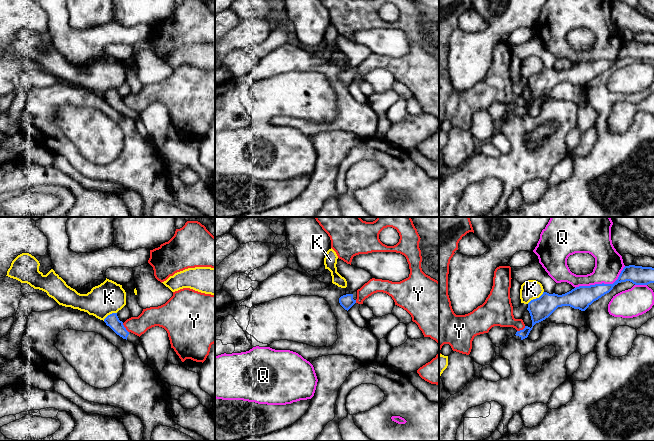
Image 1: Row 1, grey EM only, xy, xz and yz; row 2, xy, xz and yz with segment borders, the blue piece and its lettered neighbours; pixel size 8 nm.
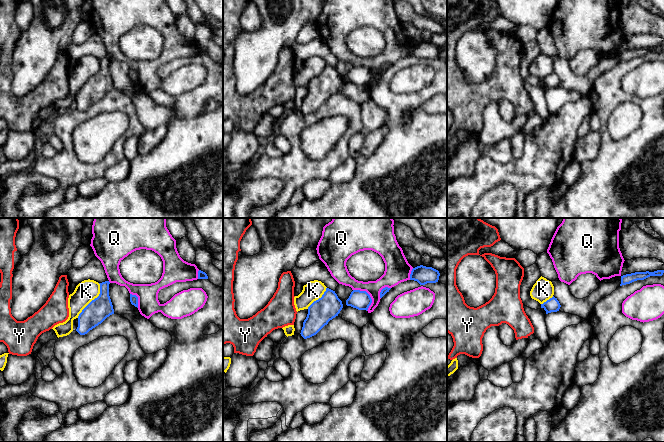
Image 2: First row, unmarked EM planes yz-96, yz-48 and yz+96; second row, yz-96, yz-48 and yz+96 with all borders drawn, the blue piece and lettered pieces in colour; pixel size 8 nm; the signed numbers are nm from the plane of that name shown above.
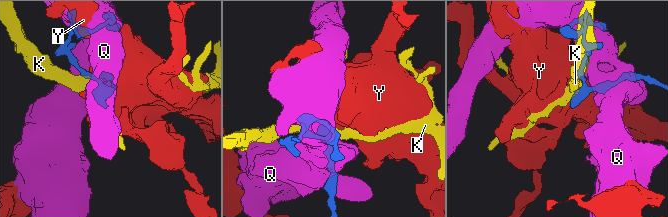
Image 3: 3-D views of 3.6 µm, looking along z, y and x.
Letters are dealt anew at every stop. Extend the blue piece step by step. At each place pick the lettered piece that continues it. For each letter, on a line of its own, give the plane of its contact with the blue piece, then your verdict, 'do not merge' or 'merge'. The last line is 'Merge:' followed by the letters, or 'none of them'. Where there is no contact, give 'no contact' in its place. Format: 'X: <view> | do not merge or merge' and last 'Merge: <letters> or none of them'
K: yz | do not merge
Q: yz | do not merge
Y: xy | do not merge
Merge: none of them

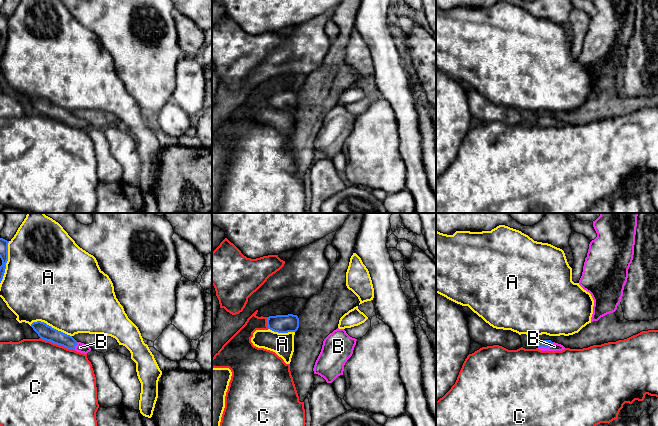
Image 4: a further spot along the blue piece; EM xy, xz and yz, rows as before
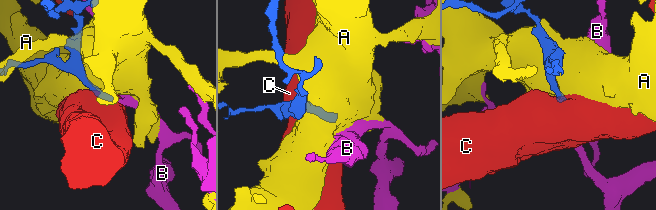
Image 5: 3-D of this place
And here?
A: xy | do not merge
B: yz | merge
C: xy | do not merge
Merge: B

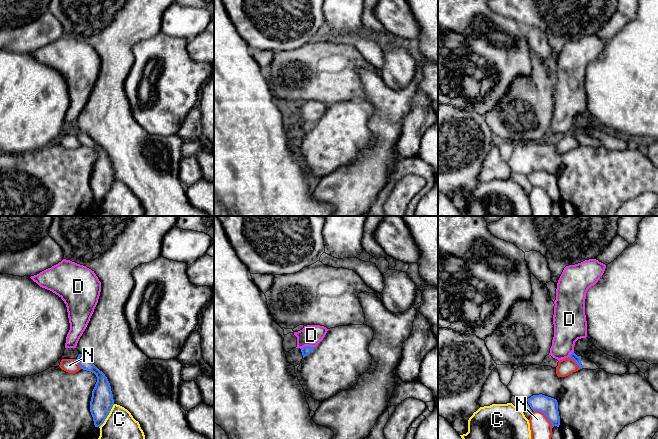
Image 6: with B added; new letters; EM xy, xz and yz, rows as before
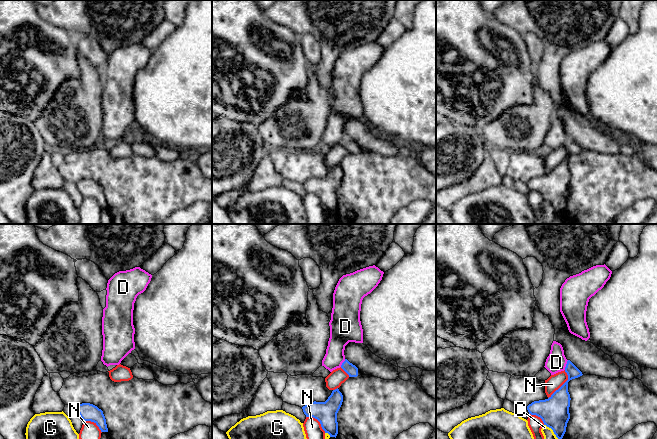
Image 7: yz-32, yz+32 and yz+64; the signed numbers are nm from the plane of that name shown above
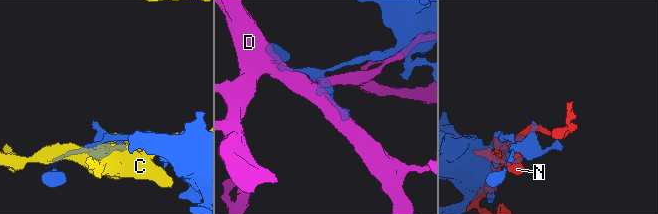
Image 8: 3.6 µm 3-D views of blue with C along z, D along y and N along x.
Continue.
C: xy | do not merge
D: xz | do not merge
N: yz | do not merge
Merge: none of them

